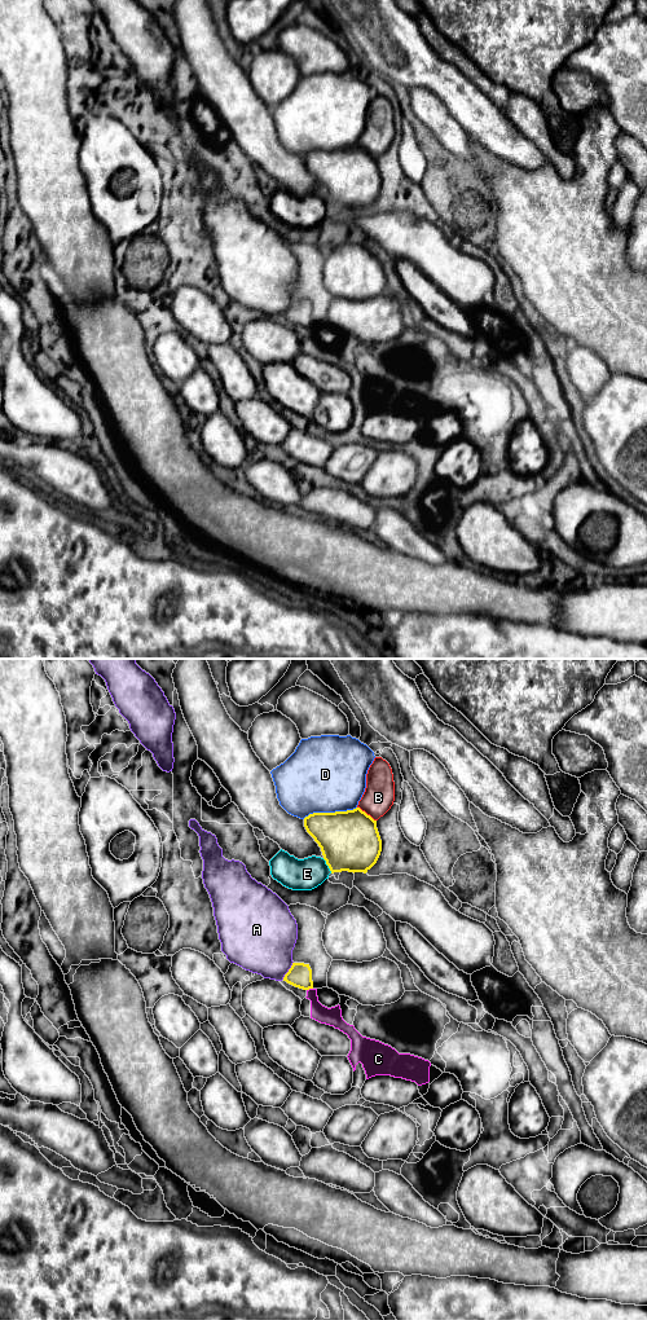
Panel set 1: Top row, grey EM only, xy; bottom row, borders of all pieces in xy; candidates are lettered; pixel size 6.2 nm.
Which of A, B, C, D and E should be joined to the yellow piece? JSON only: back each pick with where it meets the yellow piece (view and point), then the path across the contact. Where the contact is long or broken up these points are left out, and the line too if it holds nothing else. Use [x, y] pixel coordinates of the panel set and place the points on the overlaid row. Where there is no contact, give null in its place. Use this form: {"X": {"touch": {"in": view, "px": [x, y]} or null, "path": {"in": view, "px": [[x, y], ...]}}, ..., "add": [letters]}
{"add": []}

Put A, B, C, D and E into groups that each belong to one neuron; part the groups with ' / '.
A / B / C / D / E

